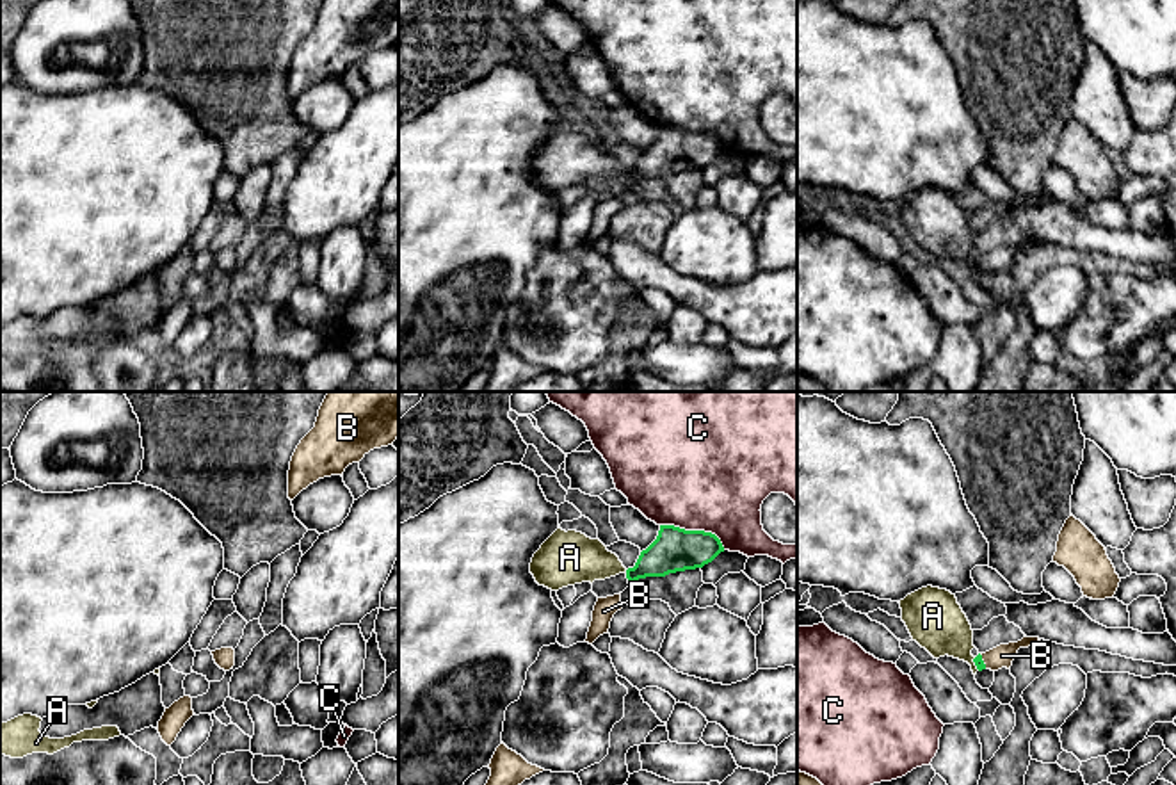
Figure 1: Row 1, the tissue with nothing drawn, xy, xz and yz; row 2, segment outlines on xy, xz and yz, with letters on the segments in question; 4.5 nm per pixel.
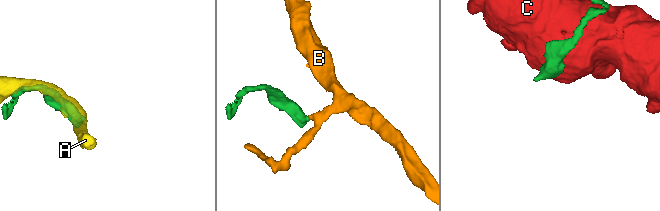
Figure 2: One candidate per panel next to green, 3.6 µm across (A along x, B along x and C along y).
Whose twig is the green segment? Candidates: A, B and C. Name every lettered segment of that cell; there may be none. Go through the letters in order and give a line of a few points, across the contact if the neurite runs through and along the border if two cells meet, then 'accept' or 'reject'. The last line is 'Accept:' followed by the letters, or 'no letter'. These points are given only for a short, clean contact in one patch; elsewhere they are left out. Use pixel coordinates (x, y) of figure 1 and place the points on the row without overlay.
A: reject
B: line yz (979, 264), (982, 262), (1002, 257); accept
C: reject
Accept: B

